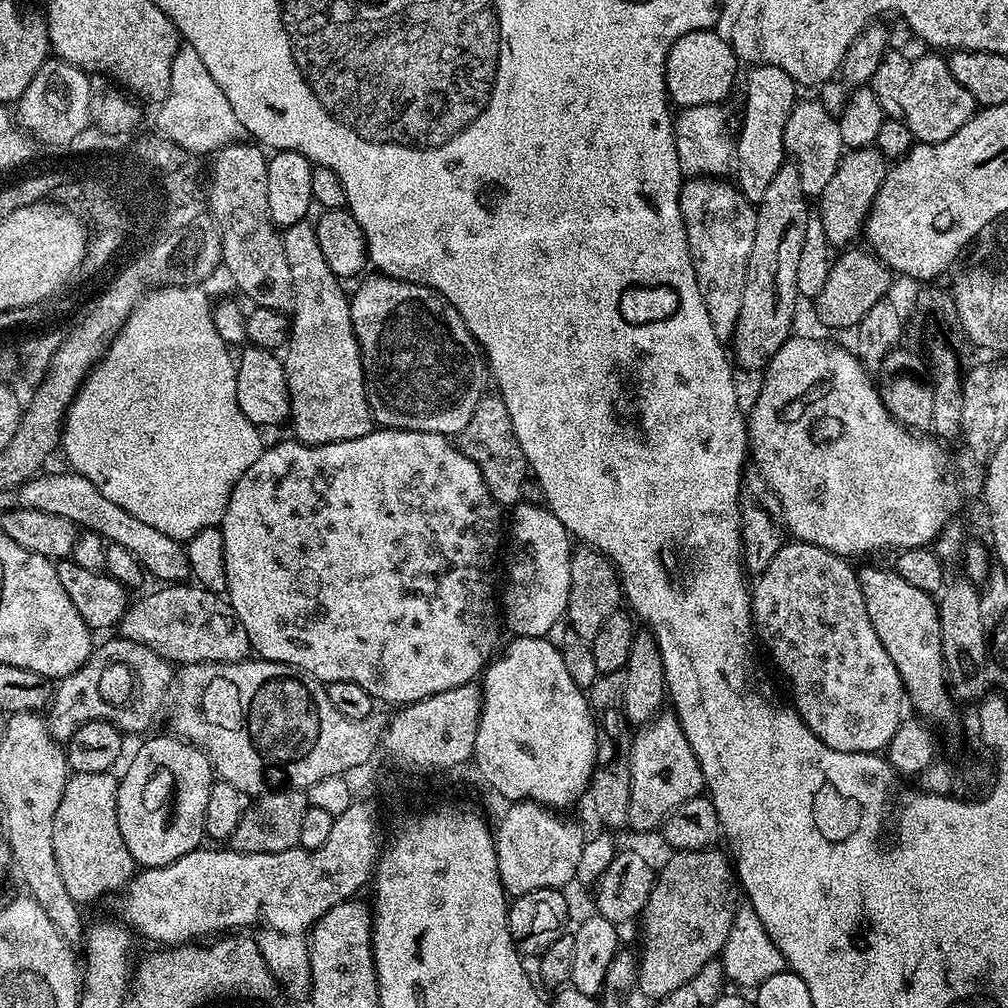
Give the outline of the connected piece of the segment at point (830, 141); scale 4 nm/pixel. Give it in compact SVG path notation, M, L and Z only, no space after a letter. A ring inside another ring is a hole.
M818 100L803 102L796 104L785 124L783 144L785 153L799 168L804 195L809 198L818 198L830 179L837 173L845 147L839 121L833 113L826 111Z

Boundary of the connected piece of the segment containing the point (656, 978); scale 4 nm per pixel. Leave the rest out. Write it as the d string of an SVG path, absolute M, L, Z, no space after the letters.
M673 851L664 869L661 867L656 873L656 881L642 913L644 945L638 948L640 972L636 975L638 992L649 996L649 1001L655 1002L666 994L674 994L674 990L678 990L678 986L686 986L686 982L690 982L690 978L694 978L702 966L706 966L706 962L721 955L738 909L738 881L731 859L725 853L723 856L716 851Z

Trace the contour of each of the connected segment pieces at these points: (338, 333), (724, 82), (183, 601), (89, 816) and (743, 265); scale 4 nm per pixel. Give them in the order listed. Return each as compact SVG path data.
M307 219L299 220L294 226L283 229L282 237L295 296L294 311L290 316L290 339L282 356L288 393L292 399L290 425L296 431L293 432L295 439L301 444L333 444L346 442L350 438L362 438L362 434L373 431L374 421L368 405L368 391L364 385L360 343L352 325L349 293L344 293L344 288L340 285L343 284L341 277L330 270L326 257L322 255L315 223Z
M704 29L688 31L678 38L670 48L664 67L669 101L684 110L709 107L720 103L730 92L736 78L736 70L740 67L731 43L718 34L719 31Z
M172 582L167 586L160 586L157 592L142 597L137 604L135 601L120 620L118 636L119 639L138 642L154 650L163 660L176 666L194 663L238 663L250 656L246 626L242 626L232 604L221 593L201 588L195 582Z
M111 771L99 772L98 774L75 773L62 794L62 802L58 802L58 814L54 814L54 858L58 858L58 870L62 870L62 882L66 882L66 890L70 890L70 898L74 898L78 902L96 900L99 896L106 895L107 892L119 893L127 885L128 881L132 879L138 868L136 861L132 859L130 850L126 850L126 842L122 838L122 830L118 828L118 786L120 782L115 775L113 777L112 775Z
M694 176L680 185L680 209L686 226L686 238L690 246L690 258L694 262L694 274L698 278L698 290L702 290L702 302L710 313L714 334L722 341L731 341L738 326L738 314L742 310L742 290L746 286L746 270L750 262L750 250L754 246L756 229L756 204L747 200L735 183L715 176Z

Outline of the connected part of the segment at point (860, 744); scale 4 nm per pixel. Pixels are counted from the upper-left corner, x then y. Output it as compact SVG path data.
M785 542L766 570L755 577L752 594L752 623L774 663L792 687L791 703L826 746L843 752L874 752L887 749L906 712L904 683L886 654L886 646L874 634L874 622L866 614L860 577L849 561L813 544Z

